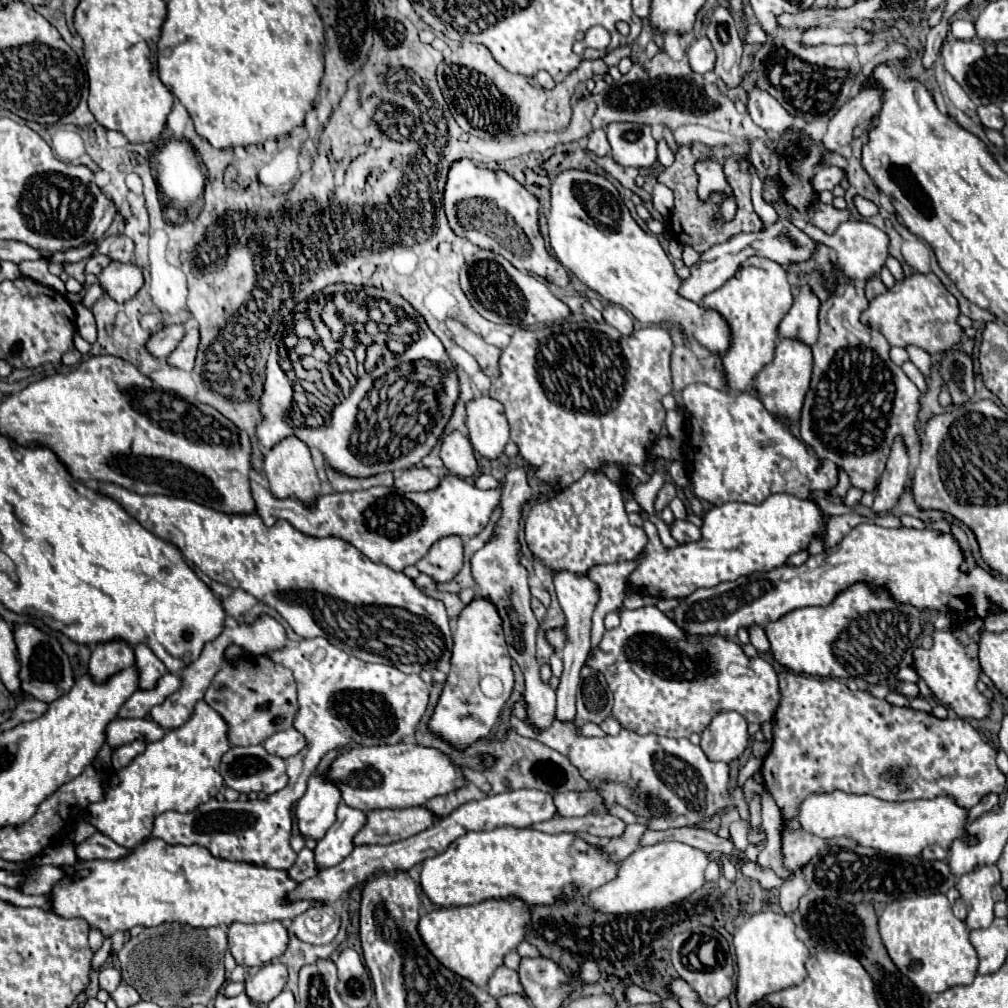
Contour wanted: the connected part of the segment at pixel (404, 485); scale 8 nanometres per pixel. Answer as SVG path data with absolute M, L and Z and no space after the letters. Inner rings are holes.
M418 466L408 468L394 478L394 486L404 492L426 492L436 488L438 482L440 478L436 474L432 474L428 468L418 468Z

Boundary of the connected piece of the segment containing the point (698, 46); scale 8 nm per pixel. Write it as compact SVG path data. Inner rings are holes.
M700 38L696 42L692 42L692 46L688 48L688 60L694 72L698 74L706 74L714 68L716 62L716 52L710 44L708 38Z

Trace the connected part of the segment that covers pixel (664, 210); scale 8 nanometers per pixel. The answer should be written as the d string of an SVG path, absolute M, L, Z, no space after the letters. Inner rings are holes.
M656 184L656 186L652 188L652 204L654 204L654 210L660 212L664 218L670 214L670 210L672 210L672 206L674 206L672 200L674 200L674 198L672 198L672 190L666 188L664 184Z

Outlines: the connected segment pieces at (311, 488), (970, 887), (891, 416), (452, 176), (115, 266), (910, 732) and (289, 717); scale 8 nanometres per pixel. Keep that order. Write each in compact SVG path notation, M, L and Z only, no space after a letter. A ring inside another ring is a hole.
M288 436L288 438L280 440L272 450L266 452L264 472L268 476L270 490L276 498L298 498L304 504L312 504L314 498L320 494L320 478L316 474L310 450L296 436Z
M982 866L974 872L960 876L956 888L968 906L966 926L968 930L988 928L994 920L992 886L1000 882L1000 870L996 866Z
M854 284L840 286L840 294L830 294L820 306L820 334L816 344L812 346L814 354L814 370L810 390L804 400L802 416L800 416L800 438L806 446L810 446L818 458L832 460L838 468L844 468L850 474L850 482L864 492L876 488L880 474L886 466L890 444L894 436L902 434L906 446L920 444L920 438L914 430L916 412L918 412L918 398L920 390L914 382L896 366L890 356L890 344L880 332L870 330L868 326L860 324L860 314L868 308L868 300L862 288Z
M470 158L450 164L444 184L444 214L456 236L468 238L472 244L492 250L510 260L518 270L526 270L546 278L556 286L568 284L568 274L560 262L548 252L540 234L540 200L512 174L504 170L486 170Z
M112 262L102 270L98 280L104 286L106 294L116 302L128 302L144 286L144 270L132 262Z
M782 672L778 674L778 680L780 680L780 690L782 690L782 702L774 714L774 740L772 740L772 750L768 752L764 764L762 764L762 778L764 778L764 784L768 788L768 792L772 794L774 802L778 804L780 812L782 812L782 818L784 822L788 822L788 826L784 826L784 832L782 832L782 864L786 870L790 872L796 872L800 868L804 868L810 858L818 852L818 848L824 846L824 838L816 838L816 834L804 834L804 830L800 830L800 826L792 826L792 818L796 818L796 806L800 806L800 802L804 802L804 798L808 798L808 794L830 794L832 790L840 790L840 792L846 792L846 794L872 794L874 798L880 798L880 800L886 800L886 802L908 802L908 800L920 800L920 798L936 798L936 796L954 796L956 802L964 808L972 808L974 804L980 802L982 796L990 794L990 792L996 792L996 794L1002 794L1002 790L1006 788L1006 776L998 770L996 766L996 750L984 742L980 738L980 734L962 718L946 718L946 720L940 720L932 714L926 714L926 712L918 712L918 710L912 710L912 708L898 708L898 706L892 706L888 704L886 700L882 698L876 698L872 696L868 690L850 690L844 682L836 680L836 678L824 678L824 680L818 680L814 676L804 676L804 674L794 674L794 672Z
M242 656L226 662L214 676L204 700L228 722L232 746L264 744L272 734L292 726L298 710L296 680L292 672L268 656Z

